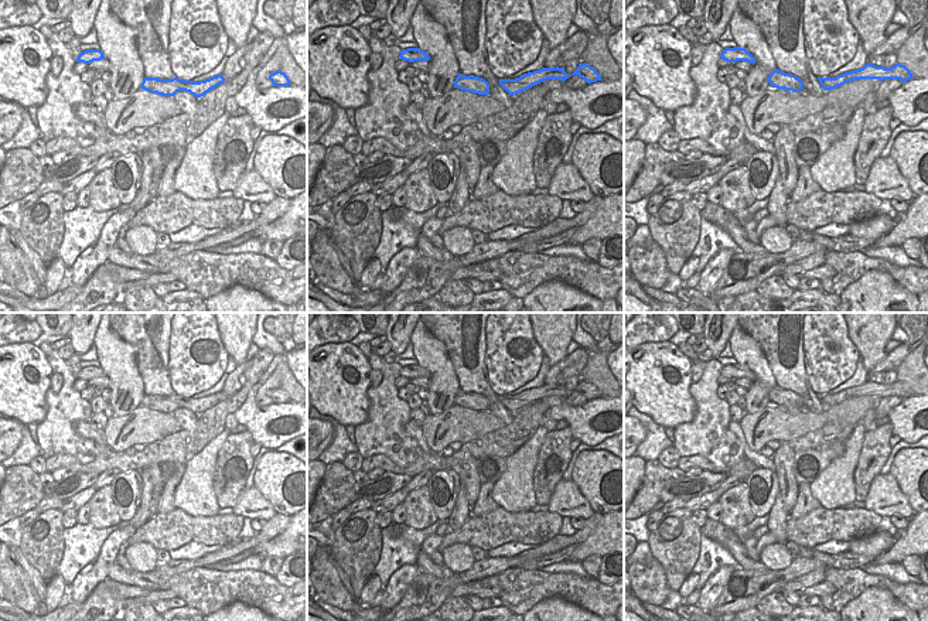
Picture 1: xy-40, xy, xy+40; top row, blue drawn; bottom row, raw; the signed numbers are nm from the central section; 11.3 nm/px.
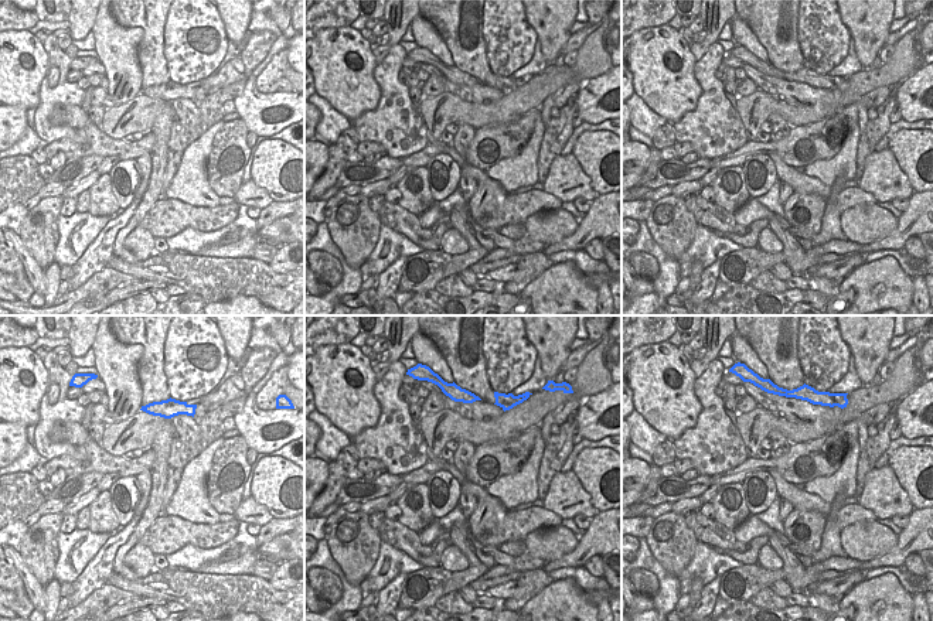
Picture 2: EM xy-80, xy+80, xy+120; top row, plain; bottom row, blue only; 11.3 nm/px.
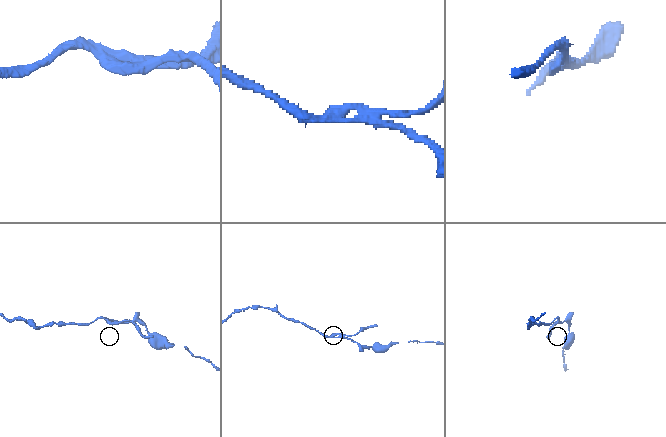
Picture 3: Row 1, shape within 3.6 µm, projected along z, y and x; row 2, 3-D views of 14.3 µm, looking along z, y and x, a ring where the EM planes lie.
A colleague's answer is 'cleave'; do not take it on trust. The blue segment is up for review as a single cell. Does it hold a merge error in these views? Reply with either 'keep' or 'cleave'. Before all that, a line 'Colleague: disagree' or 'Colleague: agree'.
Colleague: agree
cleave

